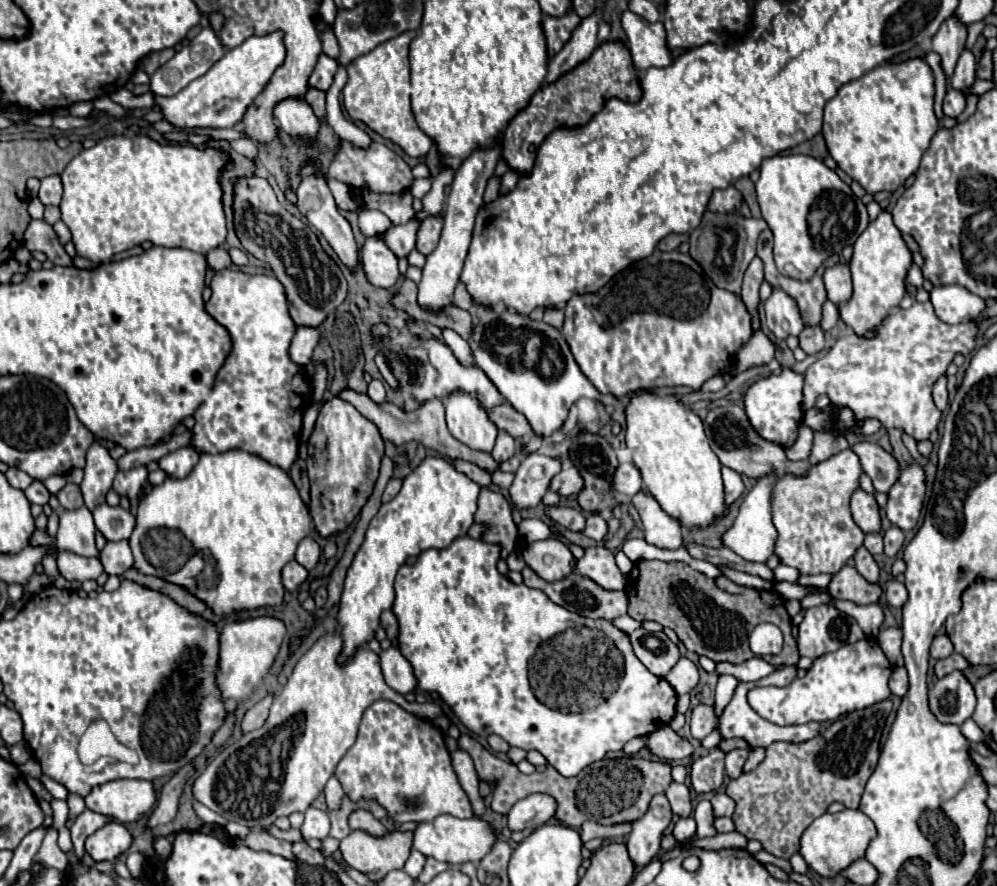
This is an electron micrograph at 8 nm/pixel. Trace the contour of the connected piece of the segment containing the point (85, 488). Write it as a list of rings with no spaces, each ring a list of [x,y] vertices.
[[[93,442],[87,450],[87,464],[83,468],[85,476],[81,482],[81,494],[85,500],[85,506],[93,510],[95,506],[105,502],[107,490],[111,490],[113,478],[117,474],[117,462],[109,456],[107,448],[103,448],[99,442]]]

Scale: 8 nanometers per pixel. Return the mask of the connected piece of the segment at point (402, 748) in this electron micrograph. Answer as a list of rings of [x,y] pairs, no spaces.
[[[377,700],[363,712],[357,740],[337,764],[335,776],[351,800],[377,800],[395,822],[427,822],[439,814],[471,818],[471,802],[457,782],[443,738],[429,720],[419,720],[395,702]]]

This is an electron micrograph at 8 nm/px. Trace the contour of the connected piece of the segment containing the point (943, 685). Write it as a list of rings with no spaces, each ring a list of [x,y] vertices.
[[[951,672],[929,690],[929,708],[939,722],[963,724],[975,710],[973,686],[961,672]]]

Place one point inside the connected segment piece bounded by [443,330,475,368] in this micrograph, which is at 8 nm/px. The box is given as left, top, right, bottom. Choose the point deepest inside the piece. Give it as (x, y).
(460, 348)

